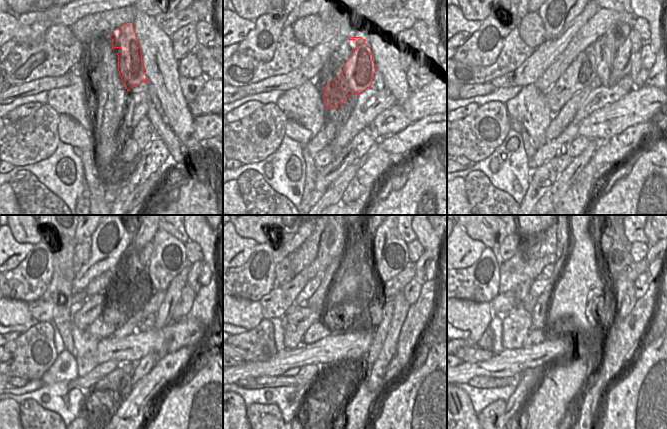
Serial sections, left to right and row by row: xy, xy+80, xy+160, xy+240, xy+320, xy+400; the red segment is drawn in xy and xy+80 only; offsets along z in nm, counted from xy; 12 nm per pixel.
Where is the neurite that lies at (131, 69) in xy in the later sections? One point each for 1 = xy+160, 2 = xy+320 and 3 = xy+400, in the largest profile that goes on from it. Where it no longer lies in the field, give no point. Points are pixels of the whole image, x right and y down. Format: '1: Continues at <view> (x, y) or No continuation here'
1: Continues at xy+160 (582, 71)
2: Continues at xy+320 (319, 330)
3: Continues at xy+400 (536, 336).

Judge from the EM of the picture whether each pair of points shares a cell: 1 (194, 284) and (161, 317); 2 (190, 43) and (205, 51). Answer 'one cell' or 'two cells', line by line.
1: two cells
2: two cells

